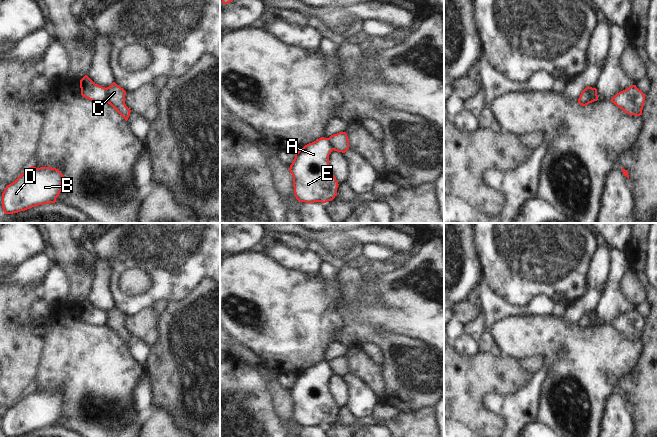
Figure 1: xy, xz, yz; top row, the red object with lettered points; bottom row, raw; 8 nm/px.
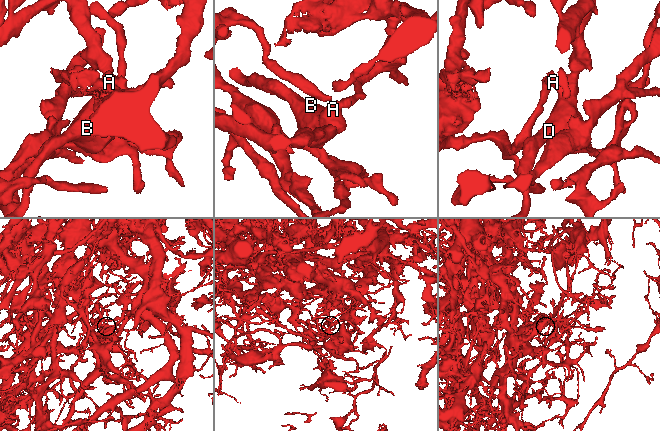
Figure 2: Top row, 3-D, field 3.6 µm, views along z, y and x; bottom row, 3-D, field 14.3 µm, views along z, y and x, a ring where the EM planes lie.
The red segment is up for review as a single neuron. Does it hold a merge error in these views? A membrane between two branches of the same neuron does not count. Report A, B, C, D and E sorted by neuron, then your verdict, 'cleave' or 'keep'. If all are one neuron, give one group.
groups A B D E / C; cleave

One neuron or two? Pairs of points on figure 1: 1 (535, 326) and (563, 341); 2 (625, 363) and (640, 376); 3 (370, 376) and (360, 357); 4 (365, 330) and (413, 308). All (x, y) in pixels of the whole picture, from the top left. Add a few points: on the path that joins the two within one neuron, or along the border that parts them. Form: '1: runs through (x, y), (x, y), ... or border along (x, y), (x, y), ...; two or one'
1: runs through (542, 333), (545, 336), (556, 337); one
2: border along (644, 348), (637, 365), (619, 379), (617, 386); two
3: runs through (368, 371), (360, 362); one
4: border along (352, 319), (365, 320), (396, 334); two

